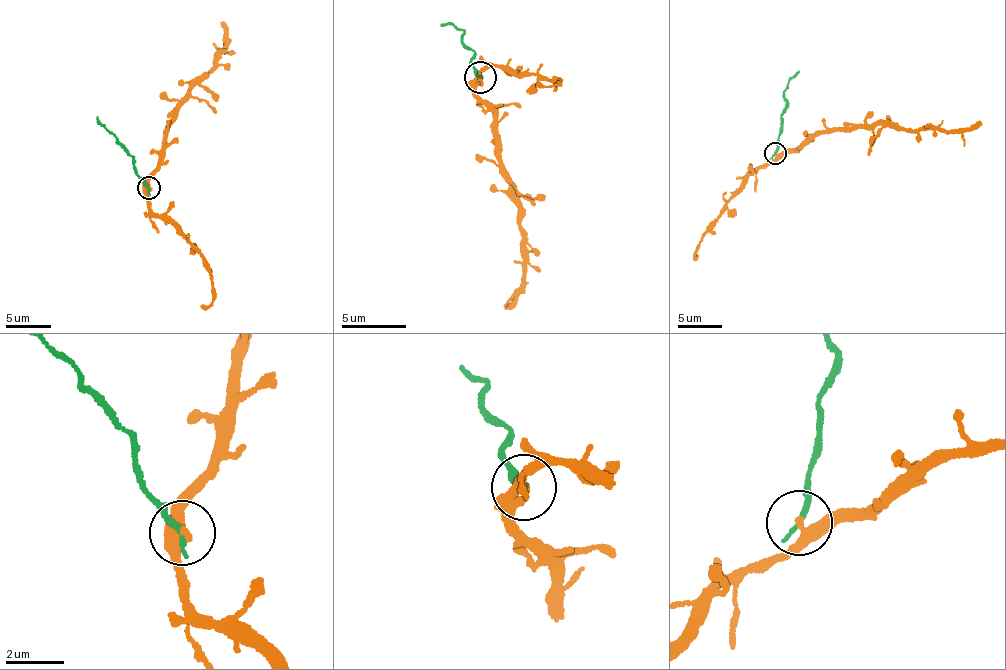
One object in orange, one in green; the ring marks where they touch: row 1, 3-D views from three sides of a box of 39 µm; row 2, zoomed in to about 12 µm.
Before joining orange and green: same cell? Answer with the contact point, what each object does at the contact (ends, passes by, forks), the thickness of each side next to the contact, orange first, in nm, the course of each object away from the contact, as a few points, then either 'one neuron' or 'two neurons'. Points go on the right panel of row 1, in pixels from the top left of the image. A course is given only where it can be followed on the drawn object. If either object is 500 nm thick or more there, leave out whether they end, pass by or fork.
(775, 153) | orange ends | green ends | 380/190 nm | orange via (775, 153), (793, 153), (816, 135), (869, 129), (880, 124), (919, 131), (935, 127), (959, 132), (981, 122) | green via (775, 153), (784, 97), (790, 80), (799, 72) | two neurons

